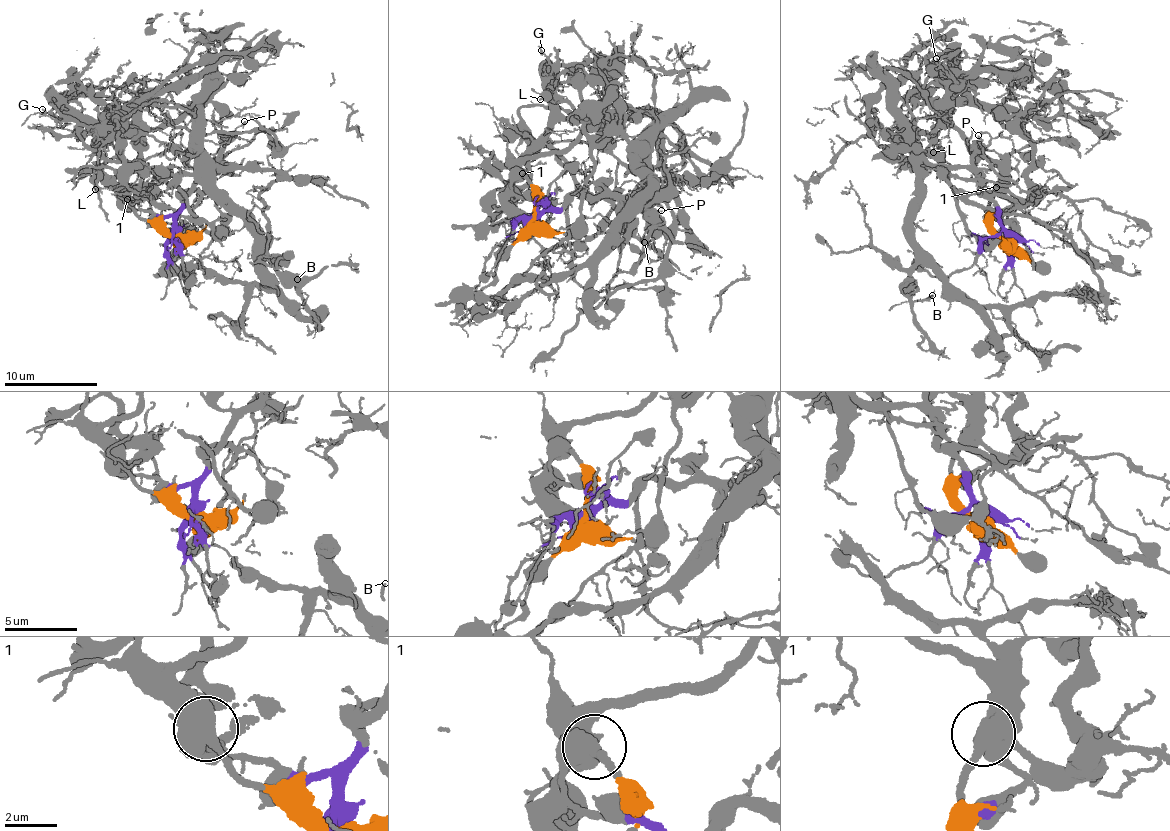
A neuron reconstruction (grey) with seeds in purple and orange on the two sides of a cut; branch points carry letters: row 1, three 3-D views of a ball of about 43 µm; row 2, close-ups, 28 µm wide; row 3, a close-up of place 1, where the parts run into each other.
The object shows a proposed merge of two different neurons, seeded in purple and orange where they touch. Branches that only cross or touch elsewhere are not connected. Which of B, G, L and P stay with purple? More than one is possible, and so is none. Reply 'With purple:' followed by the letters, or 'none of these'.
With purple: B, P

